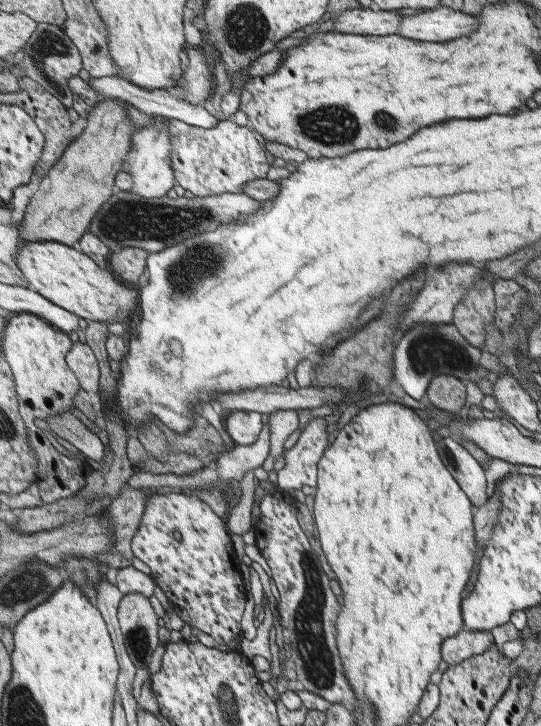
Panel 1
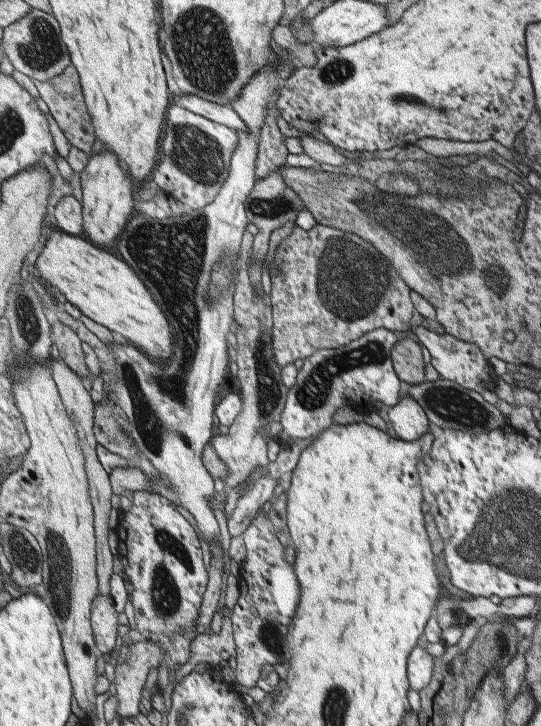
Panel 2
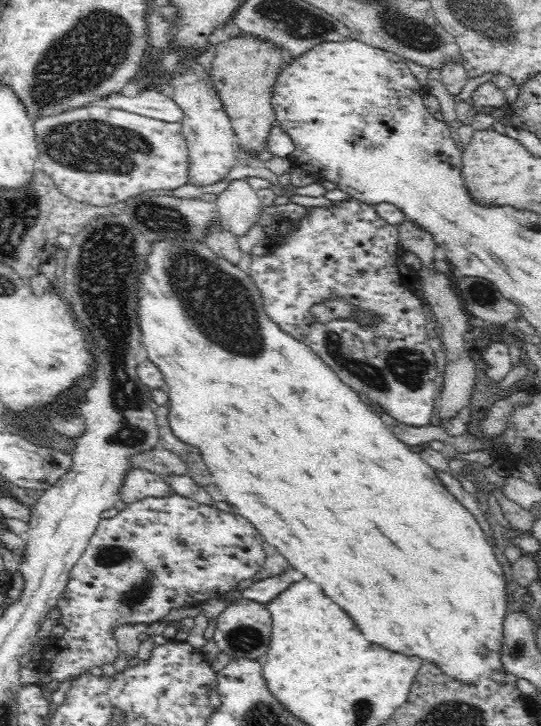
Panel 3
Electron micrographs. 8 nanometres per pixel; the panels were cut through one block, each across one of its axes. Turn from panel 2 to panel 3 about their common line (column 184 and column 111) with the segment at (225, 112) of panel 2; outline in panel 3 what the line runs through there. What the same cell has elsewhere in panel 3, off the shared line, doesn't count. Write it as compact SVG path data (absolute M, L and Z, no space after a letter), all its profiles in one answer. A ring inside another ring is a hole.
M154 89L141 91L136 96L114 92L105 99L108 102L106 106L136 112L142 116L152 117L154 120L179 123L184 118L184 111L172 97L165 96Z

